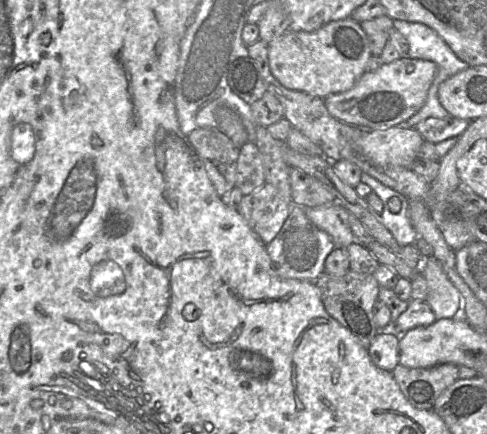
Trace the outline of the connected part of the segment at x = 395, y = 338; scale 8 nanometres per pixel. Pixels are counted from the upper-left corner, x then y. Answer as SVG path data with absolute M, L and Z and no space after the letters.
M383 328L367 347L372 362L380 369L391 372L399 363L399 336L392 328Z

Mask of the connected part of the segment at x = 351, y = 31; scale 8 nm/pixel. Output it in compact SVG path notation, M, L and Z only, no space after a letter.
M348 17L332 21L312 31L293 31L268 44L268 60L273 76L286 88L325 99L352 89L367 71L370 42L360 23Z

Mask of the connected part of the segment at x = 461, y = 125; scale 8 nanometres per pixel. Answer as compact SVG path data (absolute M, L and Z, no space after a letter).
M456 117L428 118L414 128L424 140L437 144L451 137L460 137L468 128L470 120Z

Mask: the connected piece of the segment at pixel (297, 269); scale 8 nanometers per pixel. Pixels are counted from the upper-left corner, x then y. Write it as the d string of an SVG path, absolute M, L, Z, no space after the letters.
M292 205L289 216L277 236L266 246L277 273L286 279L315 281L323 272L328 255L336 248L331 237L307 217L305 208Z

